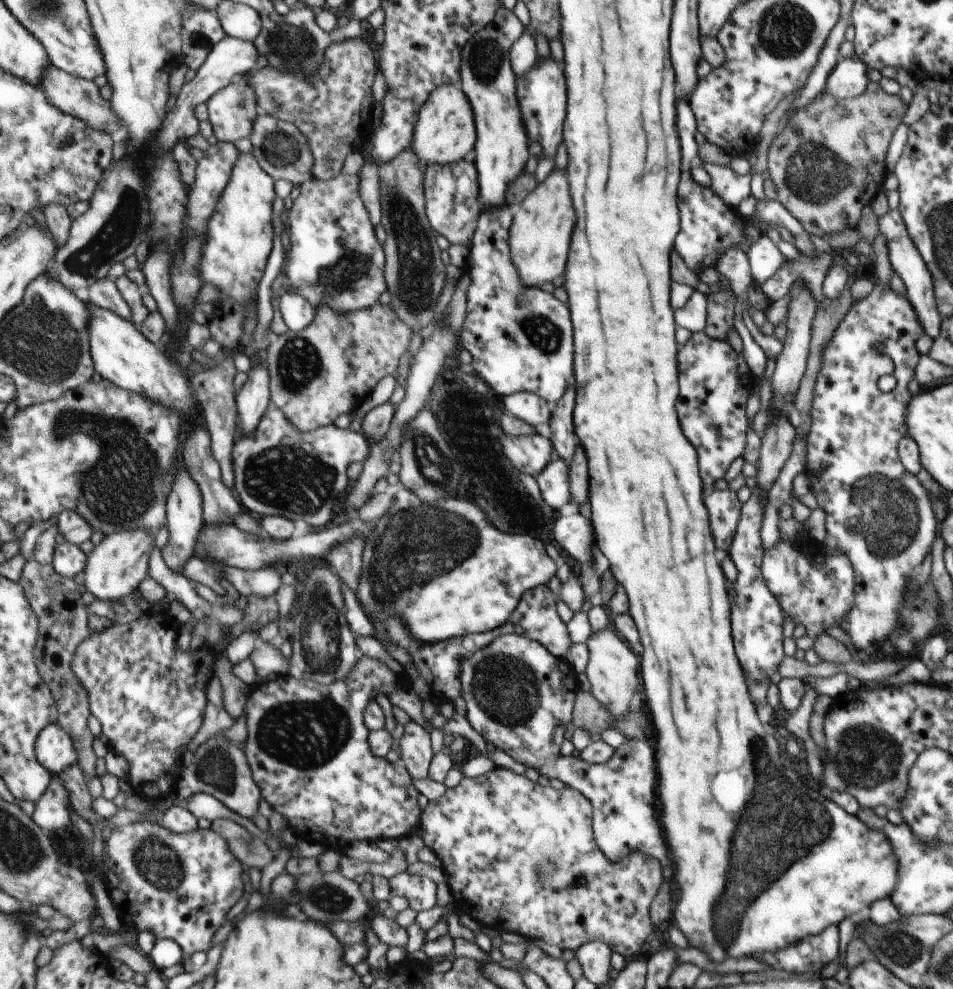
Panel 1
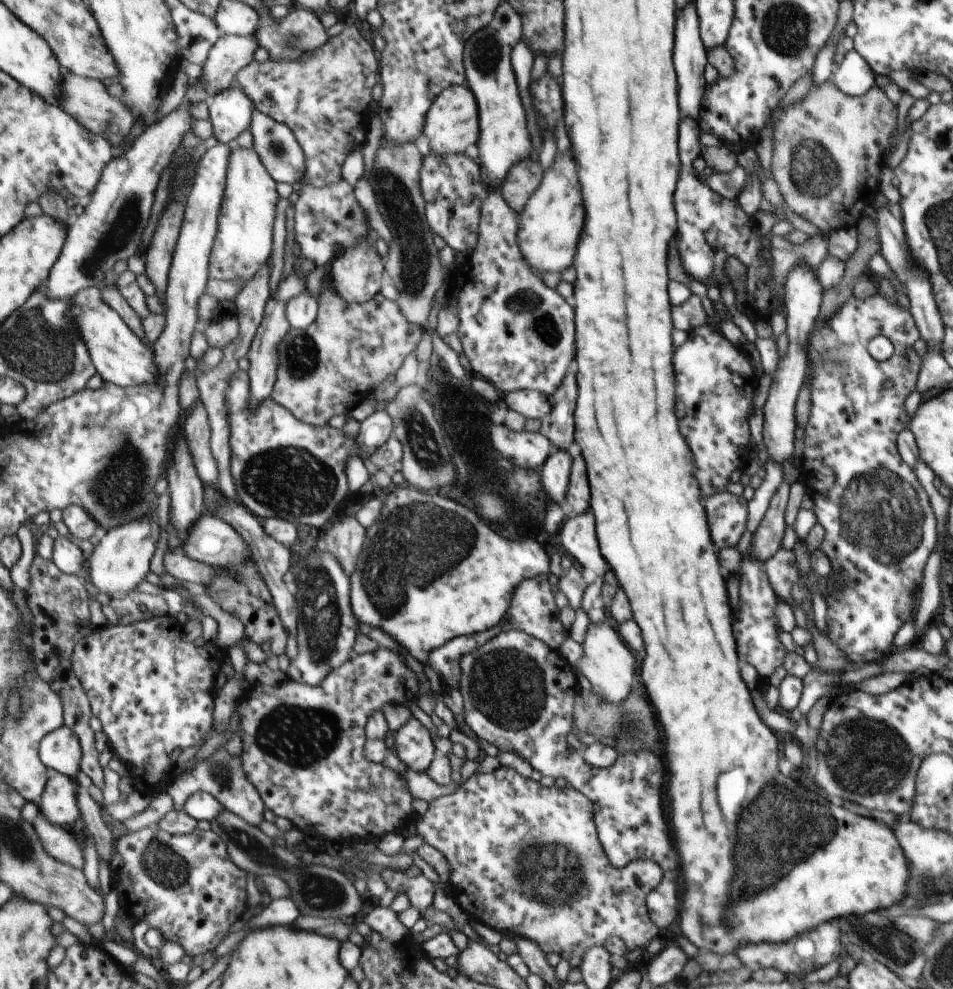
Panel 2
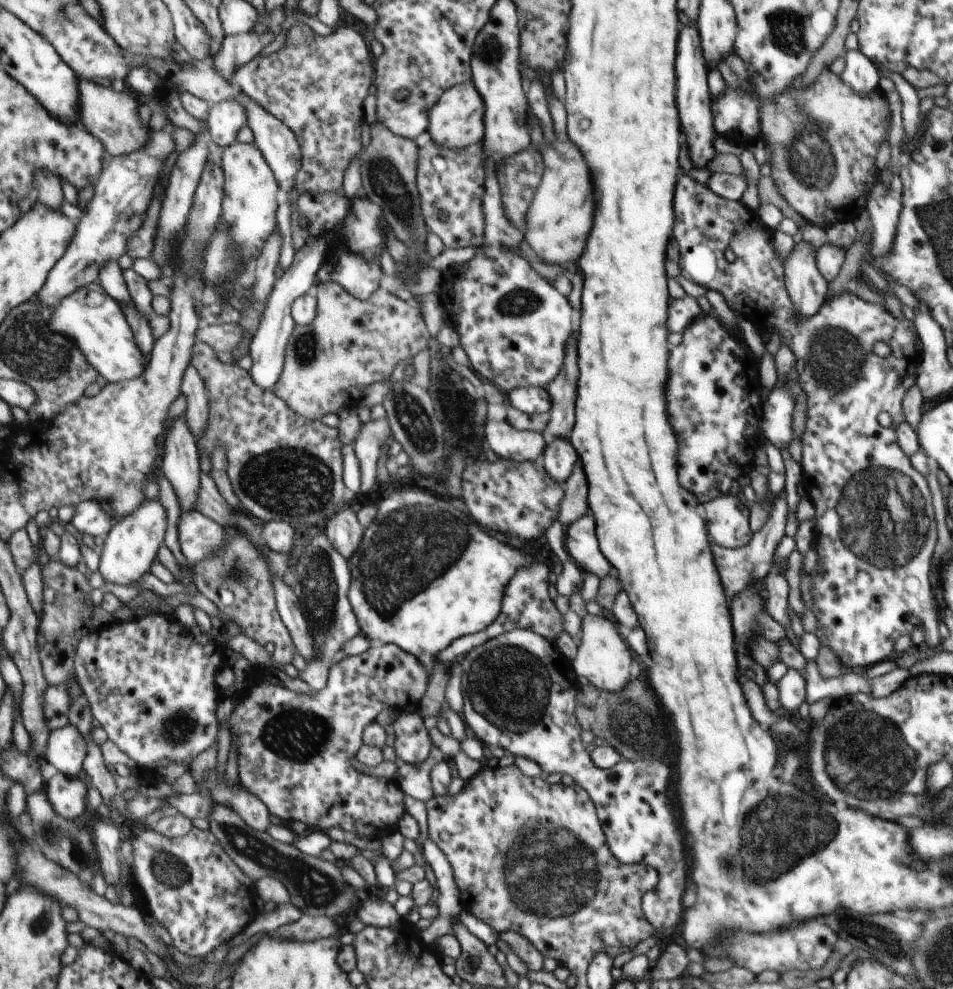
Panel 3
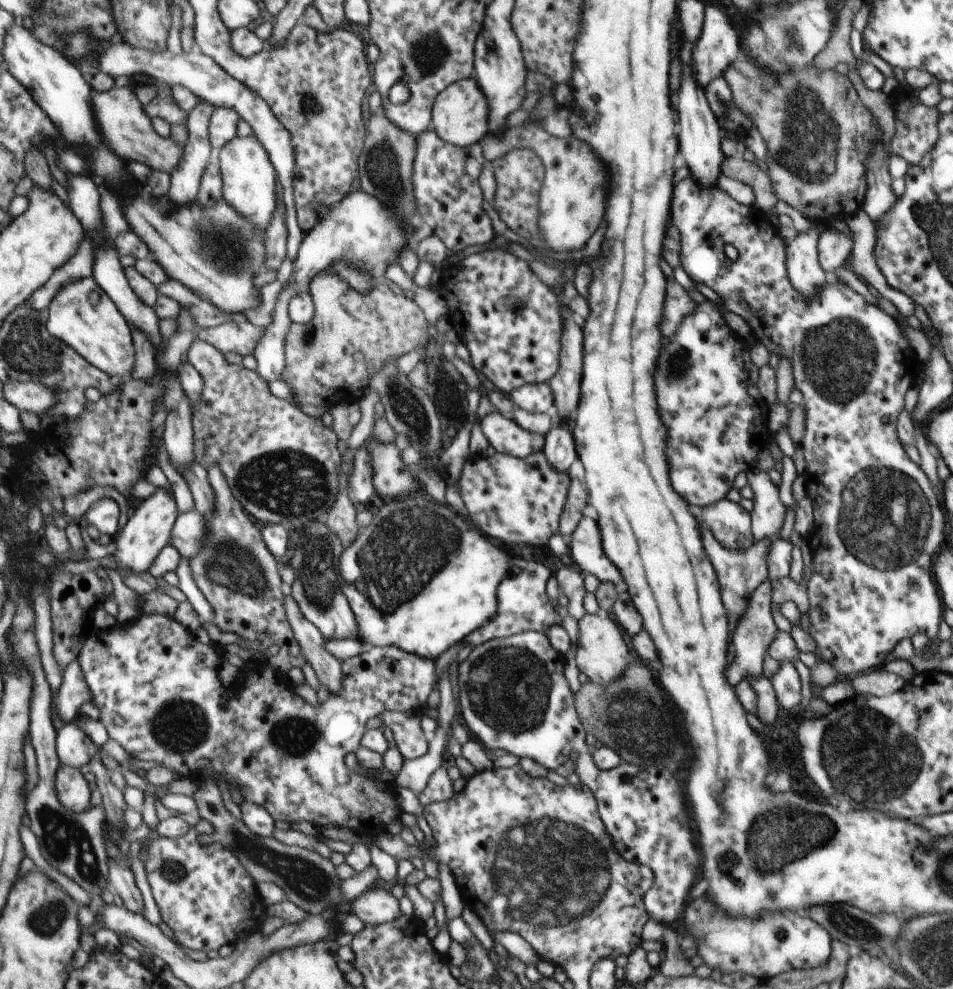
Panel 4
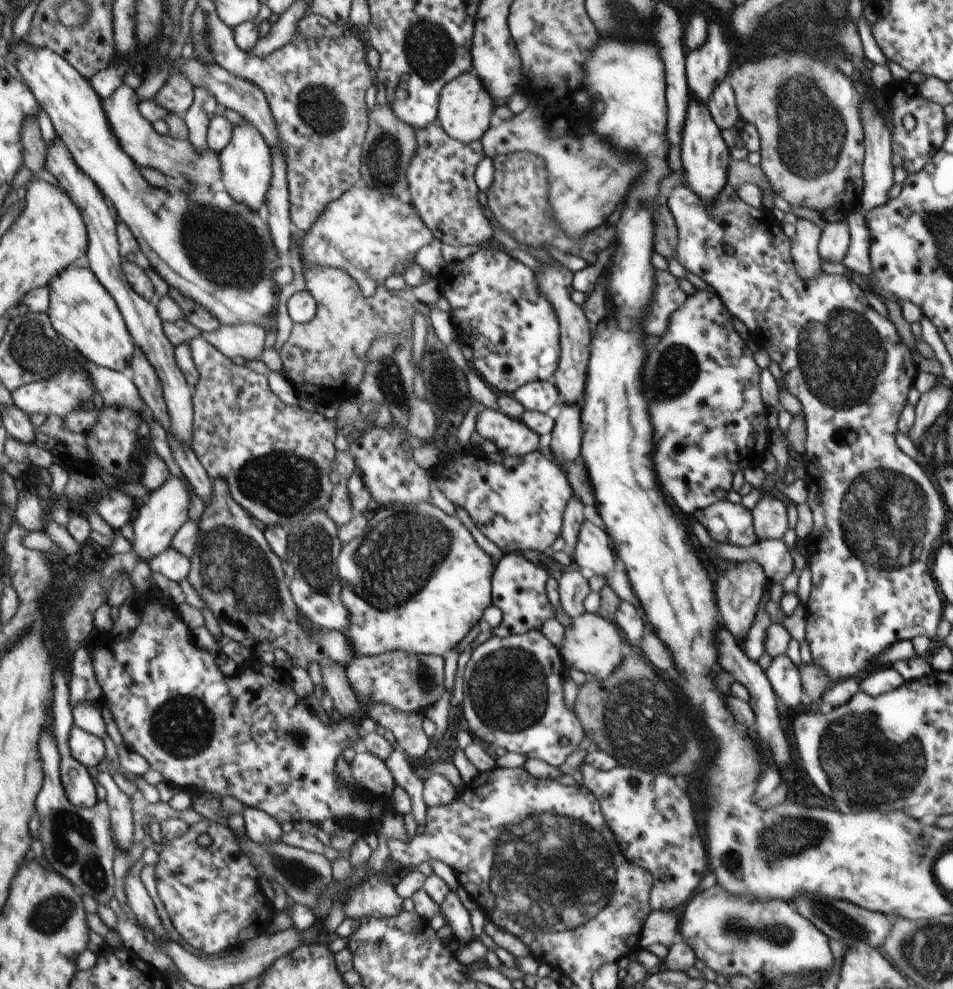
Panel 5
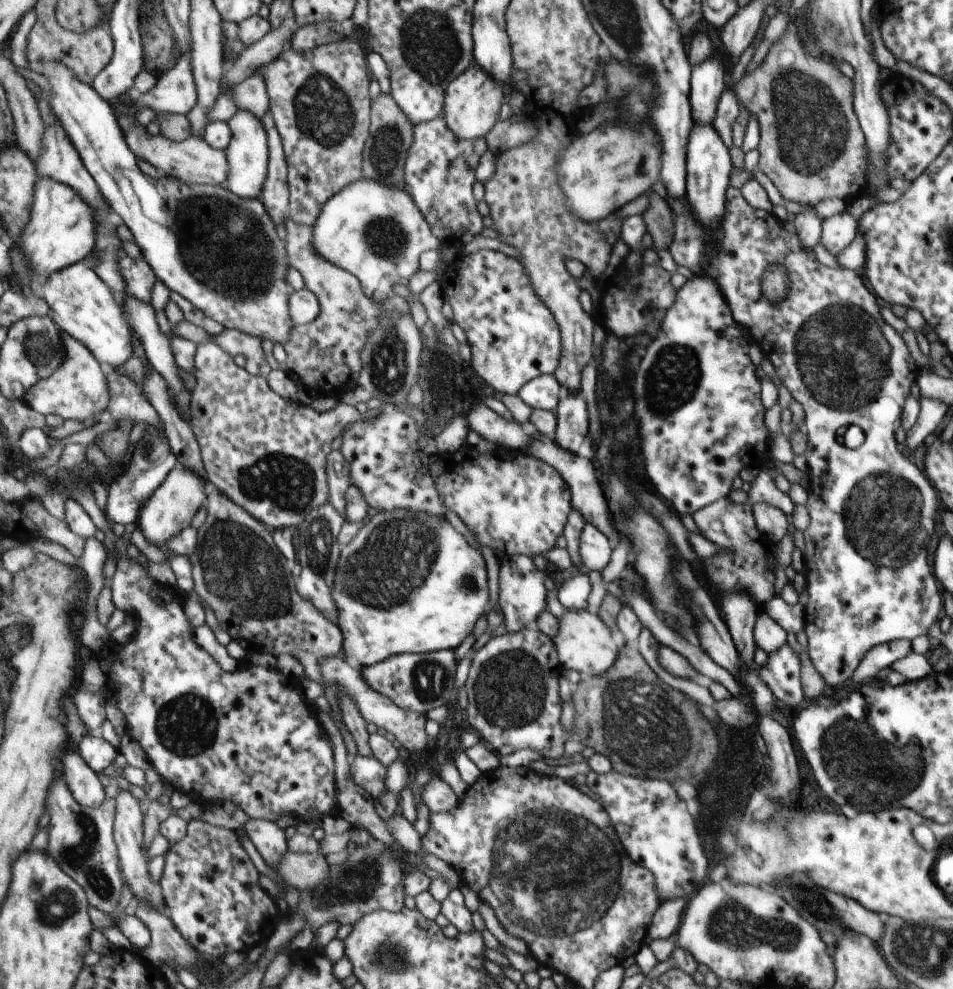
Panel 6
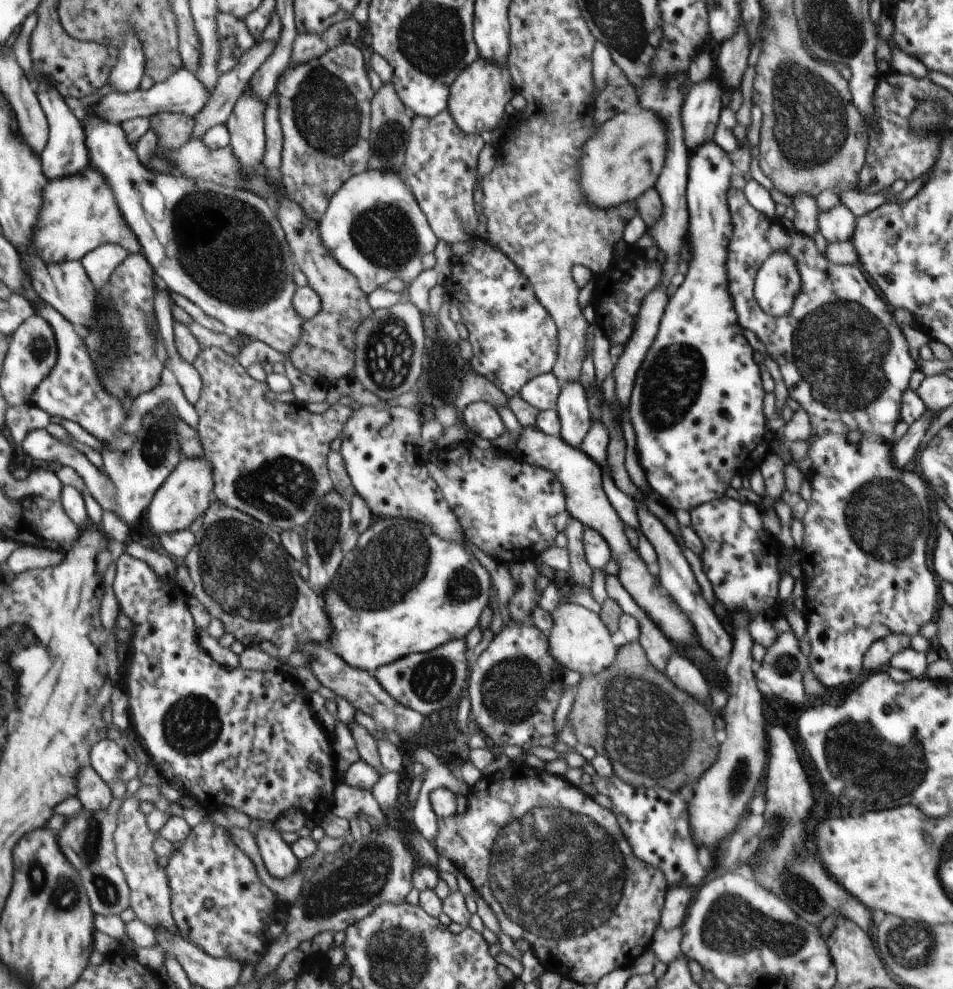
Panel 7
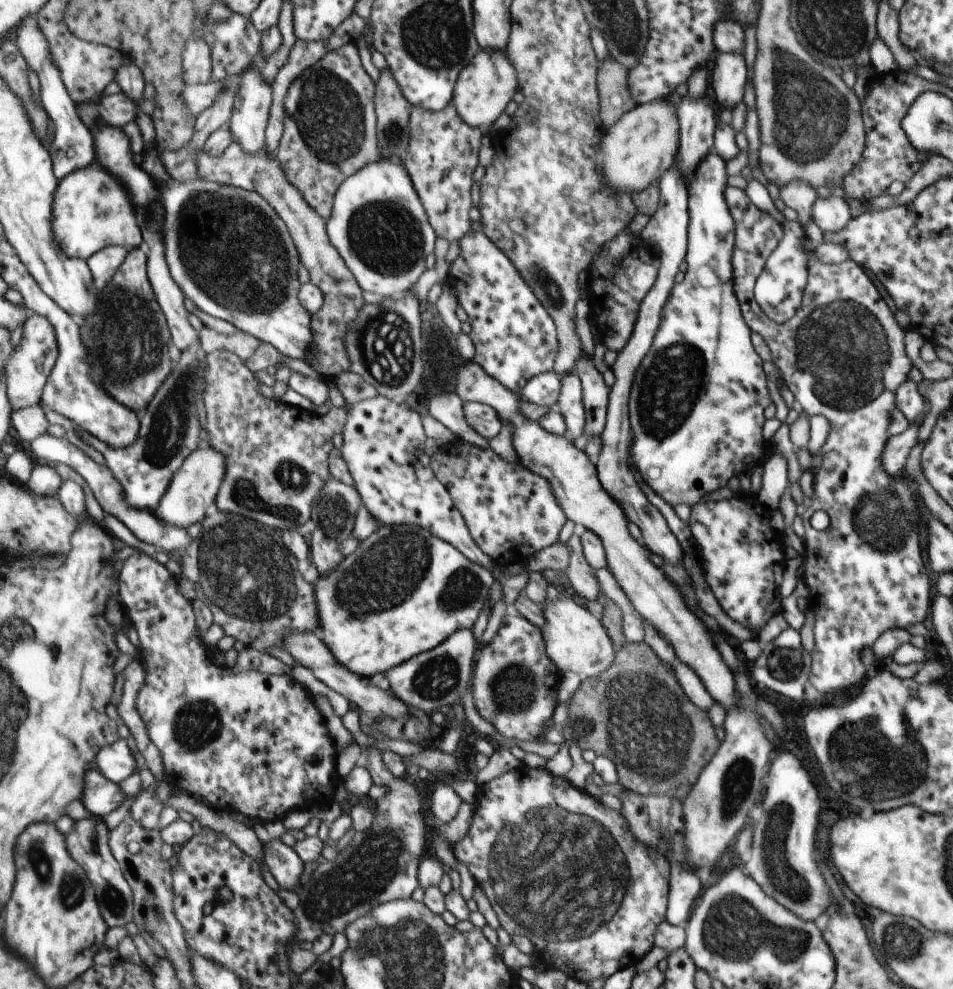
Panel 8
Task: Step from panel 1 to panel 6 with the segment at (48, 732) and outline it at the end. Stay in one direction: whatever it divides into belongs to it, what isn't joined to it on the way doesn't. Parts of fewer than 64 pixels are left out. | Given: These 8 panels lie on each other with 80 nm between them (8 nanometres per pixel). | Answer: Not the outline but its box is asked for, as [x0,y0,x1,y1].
[77,735,120,775]

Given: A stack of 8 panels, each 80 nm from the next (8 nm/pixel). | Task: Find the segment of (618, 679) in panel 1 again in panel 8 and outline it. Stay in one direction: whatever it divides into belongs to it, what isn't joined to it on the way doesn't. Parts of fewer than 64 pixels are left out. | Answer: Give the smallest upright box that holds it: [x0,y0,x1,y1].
[539,596,614,680]

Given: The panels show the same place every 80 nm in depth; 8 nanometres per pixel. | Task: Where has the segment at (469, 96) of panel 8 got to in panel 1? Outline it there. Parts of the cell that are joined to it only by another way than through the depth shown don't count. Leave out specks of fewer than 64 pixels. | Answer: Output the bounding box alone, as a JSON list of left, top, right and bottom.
[410,83,475,169]

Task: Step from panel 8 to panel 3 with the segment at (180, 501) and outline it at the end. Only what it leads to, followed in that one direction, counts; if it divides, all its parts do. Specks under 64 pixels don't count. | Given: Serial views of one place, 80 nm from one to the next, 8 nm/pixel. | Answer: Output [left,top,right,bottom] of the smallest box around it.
[98,500,167,586]

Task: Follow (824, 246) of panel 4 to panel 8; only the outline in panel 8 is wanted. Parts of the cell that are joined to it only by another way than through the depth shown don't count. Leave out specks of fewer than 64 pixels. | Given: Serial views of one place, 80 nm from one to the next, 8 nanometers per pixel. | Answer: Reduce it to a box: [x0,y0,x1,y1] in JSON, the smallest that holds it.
[810,195,850,233]

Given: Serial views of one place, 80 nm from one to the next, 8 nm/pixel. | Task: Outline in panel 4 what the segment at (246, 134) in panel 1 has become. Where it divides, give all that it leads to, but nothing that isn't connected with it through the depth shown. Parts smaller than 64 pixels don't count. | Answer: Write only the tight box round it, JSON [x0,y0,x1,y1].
[210,106,241,148]

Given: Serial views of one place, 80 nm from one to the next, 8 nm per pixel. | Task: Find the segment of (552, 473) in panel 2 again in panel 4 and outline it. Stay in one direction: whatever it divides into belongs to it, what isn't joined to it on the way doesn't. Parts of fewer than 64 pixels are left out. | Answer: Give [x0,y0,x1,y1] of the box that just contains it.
[541,422,577,473]

